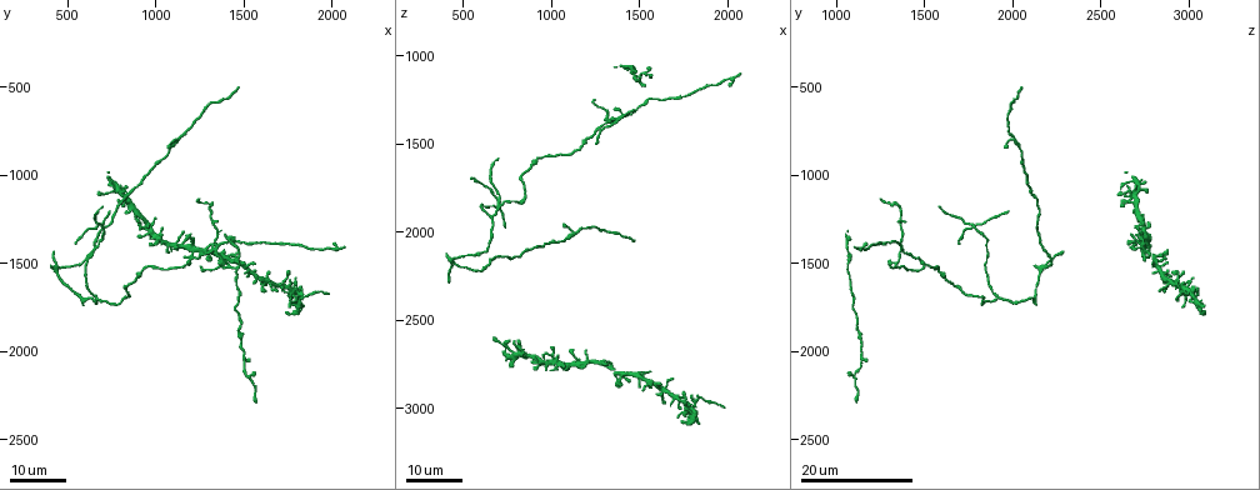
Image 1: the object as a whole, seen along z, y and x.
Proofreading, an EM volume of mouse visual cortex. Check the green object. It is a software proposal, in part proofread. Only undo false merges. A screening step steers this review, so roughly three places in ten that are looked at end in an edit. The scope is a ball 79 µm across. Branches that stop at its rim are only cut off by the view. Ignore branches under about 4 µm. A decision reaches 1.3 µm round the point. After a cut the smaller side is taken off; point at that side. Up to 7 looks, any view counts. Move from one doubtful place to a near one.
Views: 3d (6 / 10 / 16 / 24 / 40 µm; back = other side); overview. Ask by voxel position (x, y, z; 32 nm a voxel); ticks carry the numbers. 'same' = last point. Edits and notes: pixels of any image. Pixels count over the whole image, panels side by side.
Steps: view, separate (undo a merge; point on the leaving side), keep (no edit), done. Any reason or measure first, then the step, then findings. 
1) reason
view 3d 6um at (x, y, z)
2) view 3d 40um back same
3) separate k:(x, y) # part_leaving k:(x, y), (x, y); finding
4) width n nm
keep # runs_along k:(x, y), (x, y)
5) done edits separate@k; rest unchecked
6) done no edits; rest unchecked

branch point
view 3d 24um at (660, 1700, 1920)

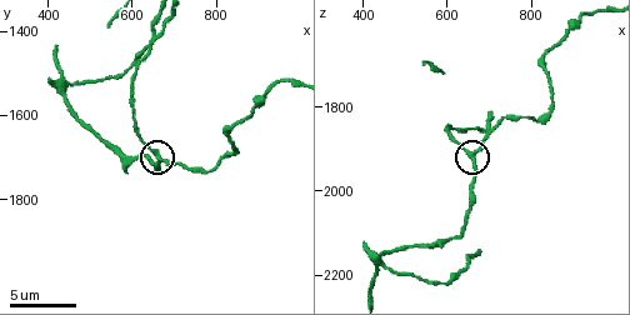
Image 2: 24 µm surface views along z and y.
view 3d 10um same

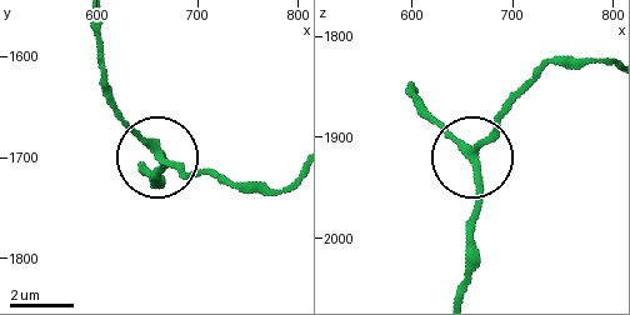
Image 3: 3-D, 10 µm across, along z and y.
width 220 nm
keep # continuous, no second neuron

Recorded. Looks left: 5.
thick turns thin
view 3d 24um at (1160, 1520, 1500)

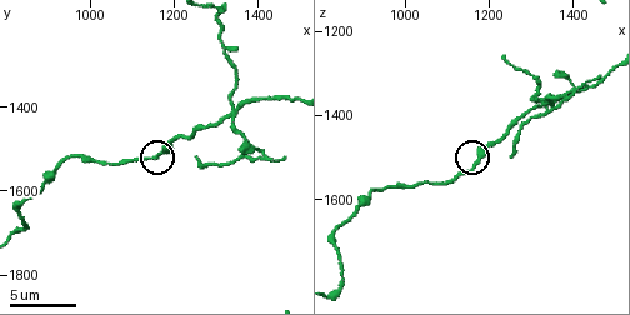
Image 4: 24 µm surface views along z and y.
zoom in
view 3d 6um at (1170, 1510, 1515)

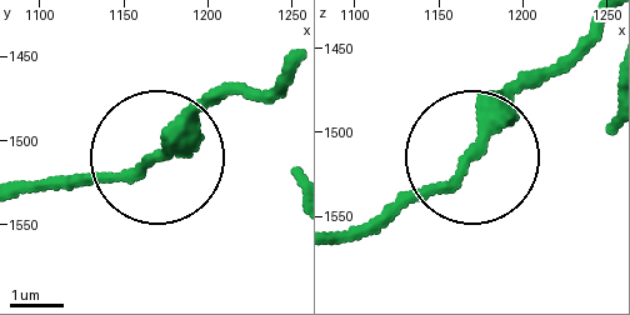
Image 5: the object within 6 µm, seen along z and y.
keep # runs_along 5:(341, 236), (449, 183), (551, 65); all the same neuron

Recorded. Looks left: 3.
four or more arms meet
view 3d 10um at (1345, 1425, 1370)

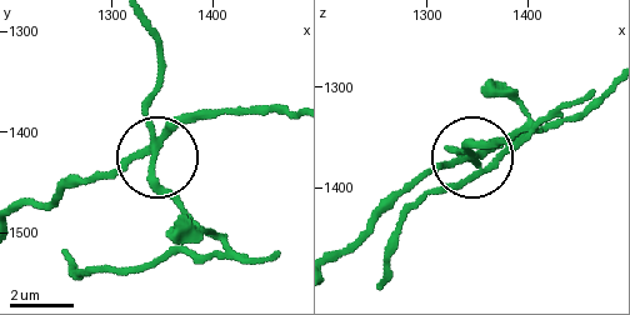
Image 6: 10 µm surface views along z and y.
separate 6:(150, 98) # part_leaving 6:(151, 141), (144, 104), (160, 71), (151, 23); a second neuron is stuck on

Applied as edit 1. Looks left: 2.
view 3d 16um at (1540, 1380, 1240)

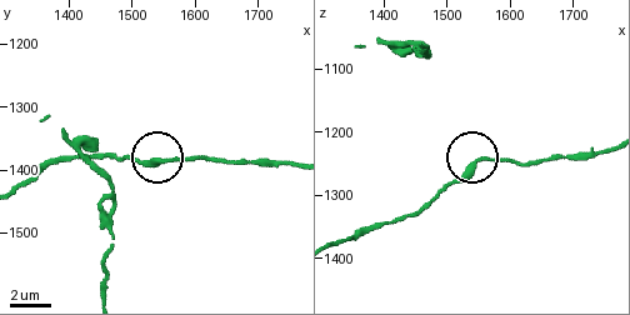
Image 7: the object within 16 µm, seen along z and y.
view 3d 6um at (1545, 1385, 1245)

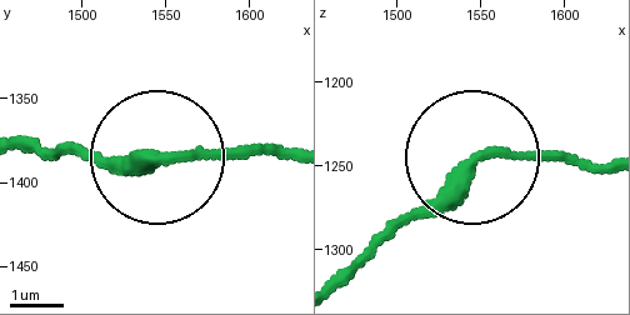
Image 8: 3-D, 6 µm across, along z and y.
width 250 nm
keep # runs_along 8:(28, 149), (121, 163), (283, 149); all the same neuron

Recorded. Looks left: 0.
done edits separate@6; rest unchecked

